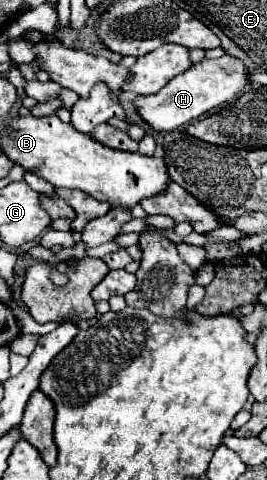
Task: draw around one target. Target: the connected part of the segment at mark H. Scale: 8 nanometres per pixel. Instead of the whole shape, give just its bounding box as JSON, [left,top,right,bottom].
[133,56,247,132]

